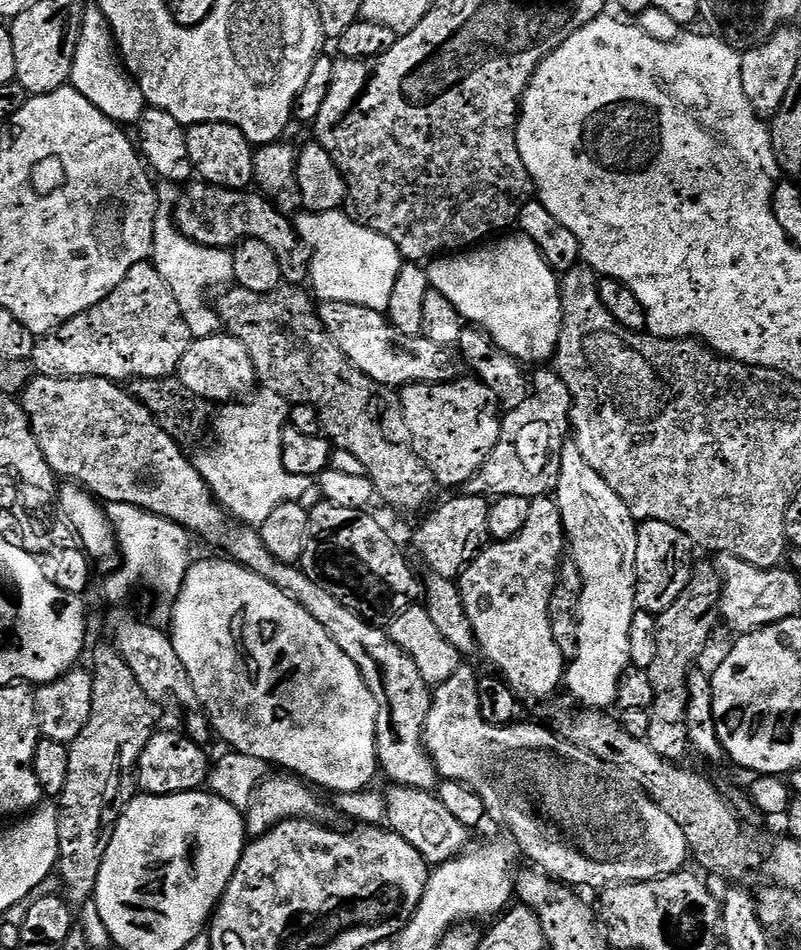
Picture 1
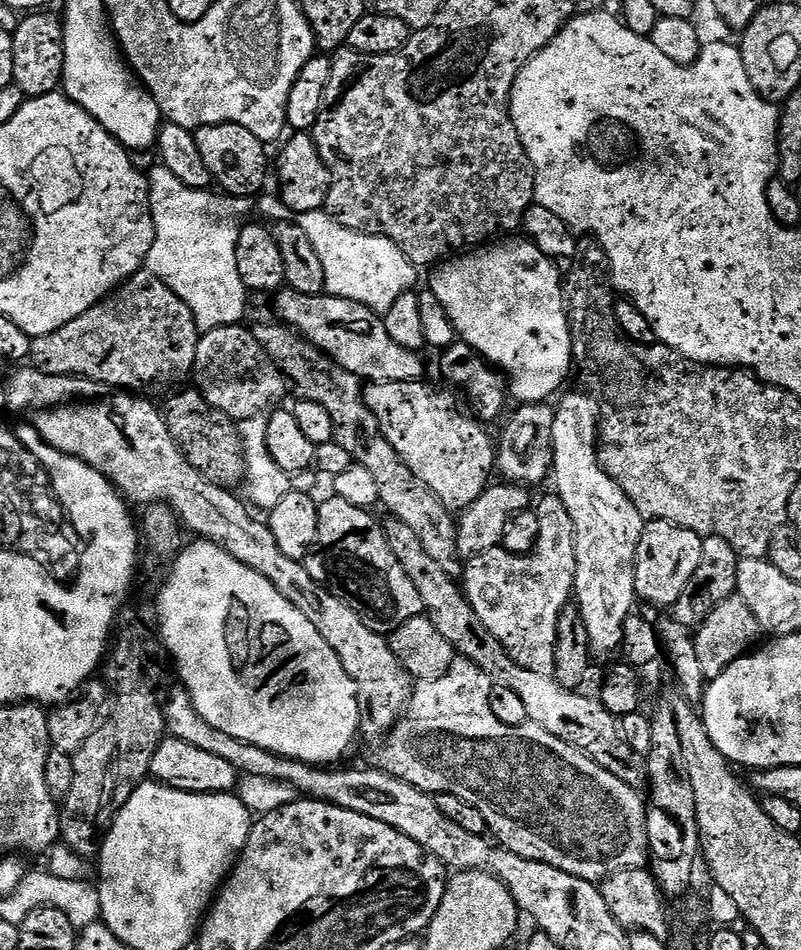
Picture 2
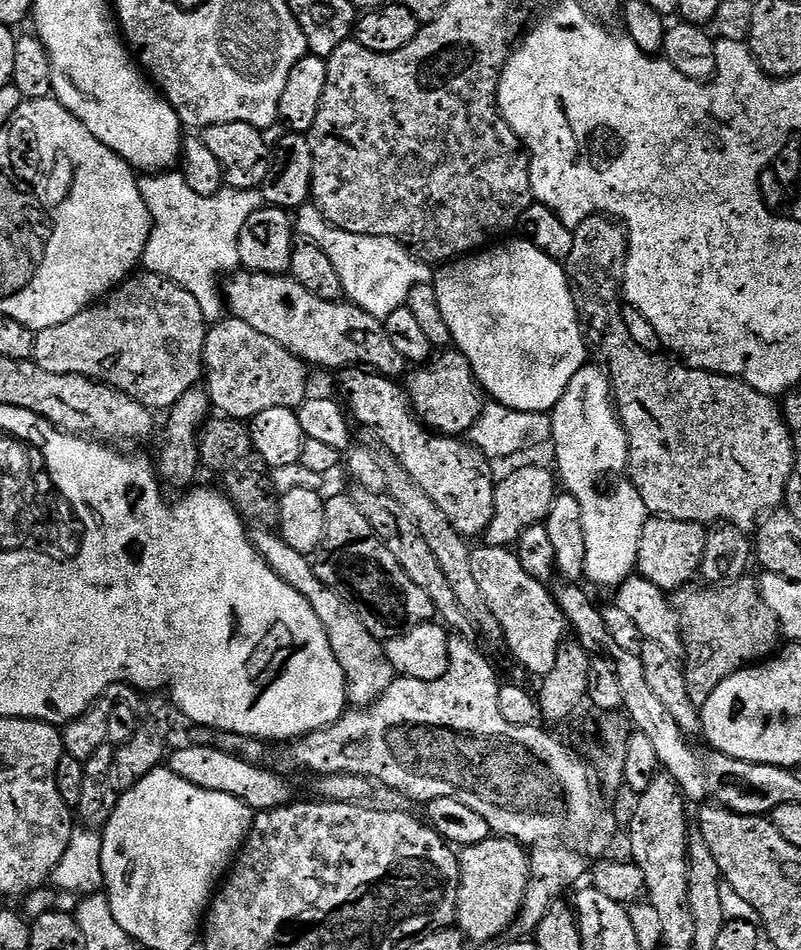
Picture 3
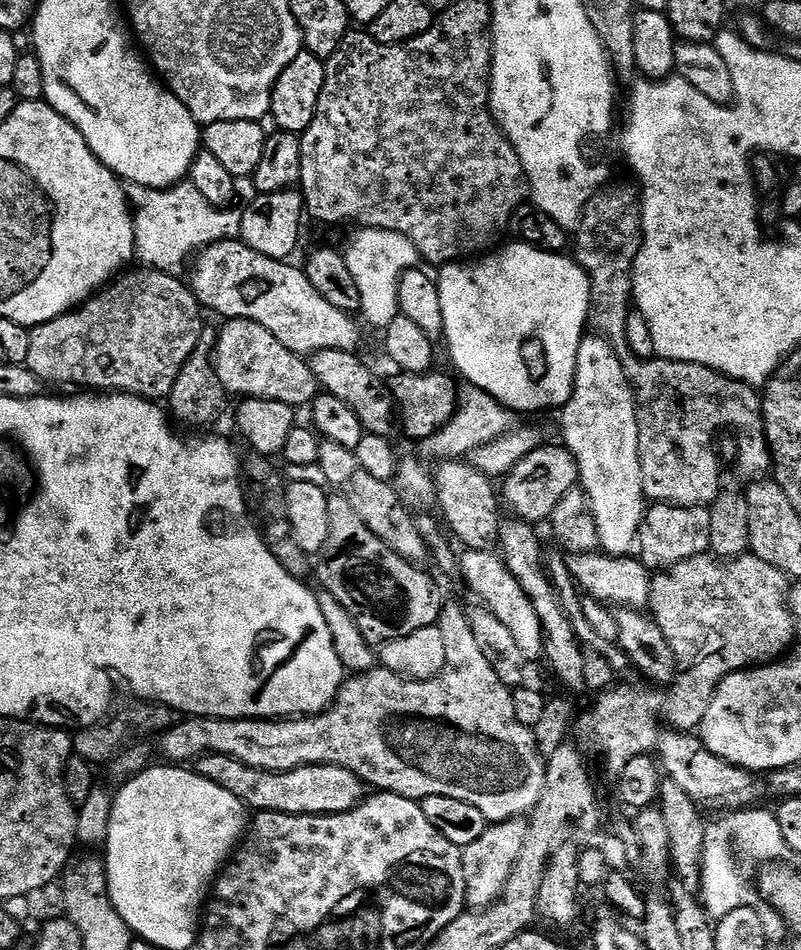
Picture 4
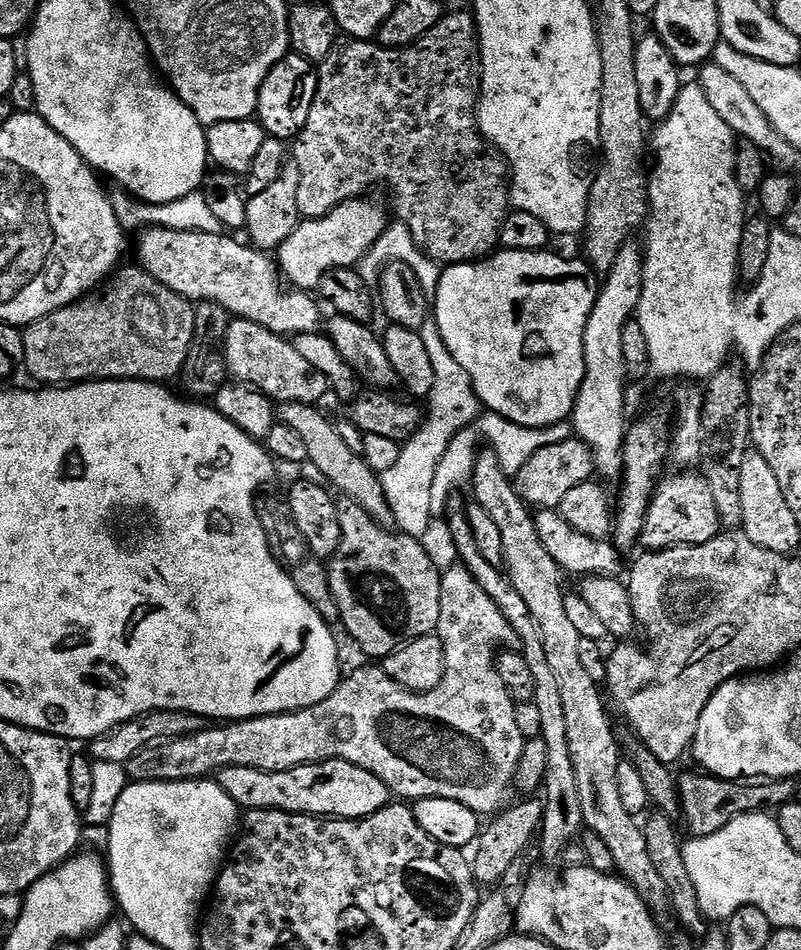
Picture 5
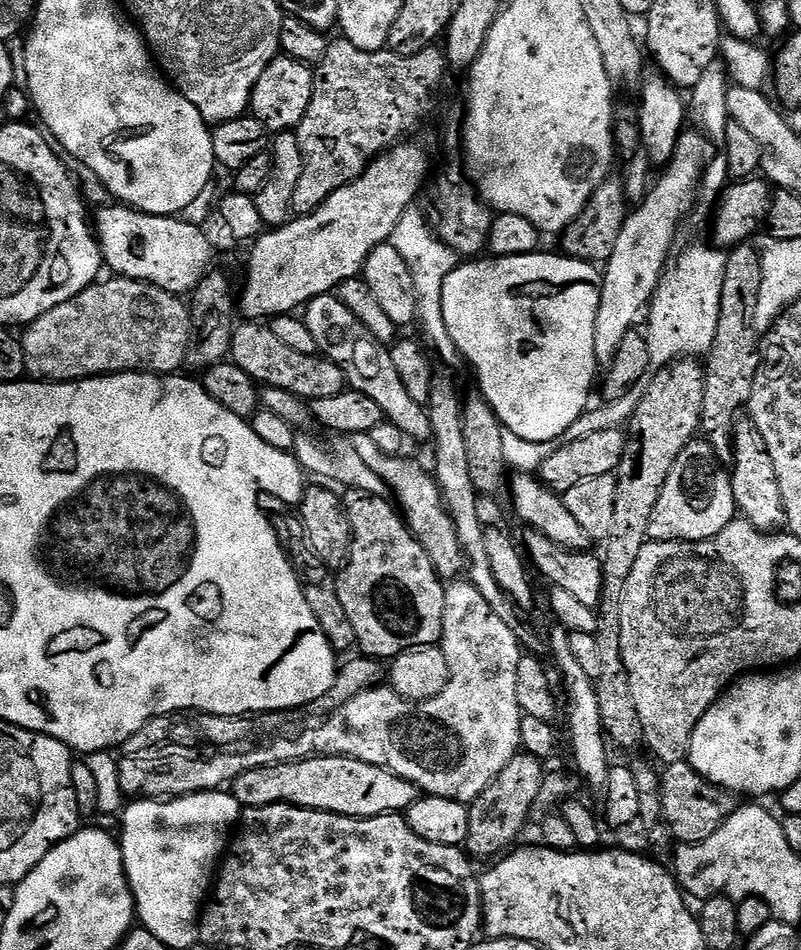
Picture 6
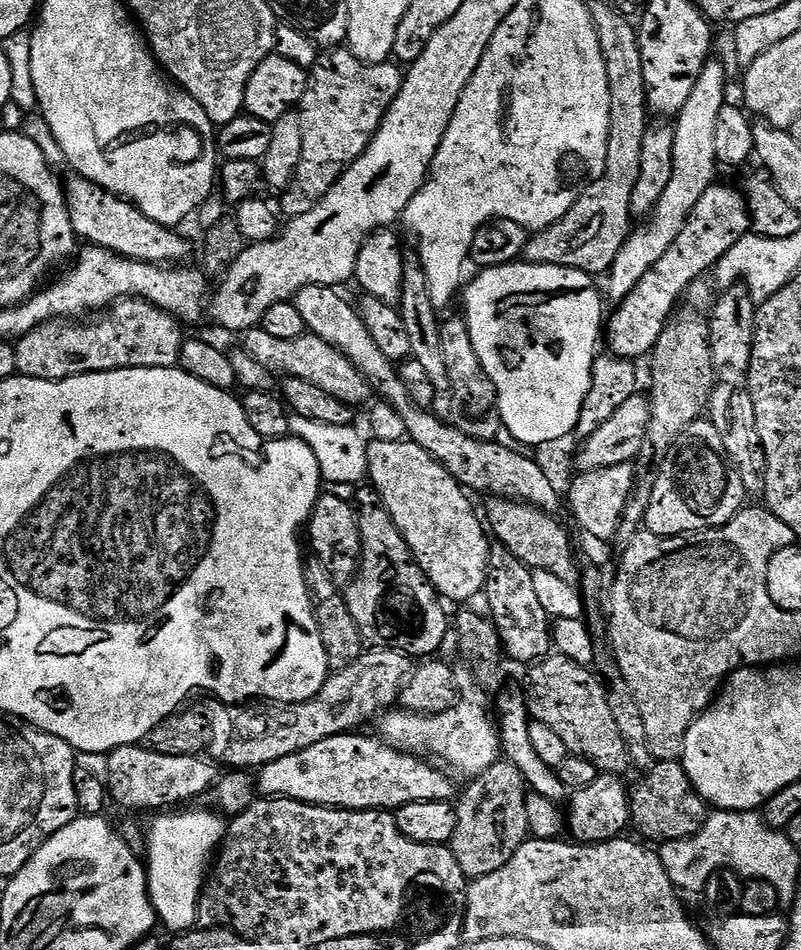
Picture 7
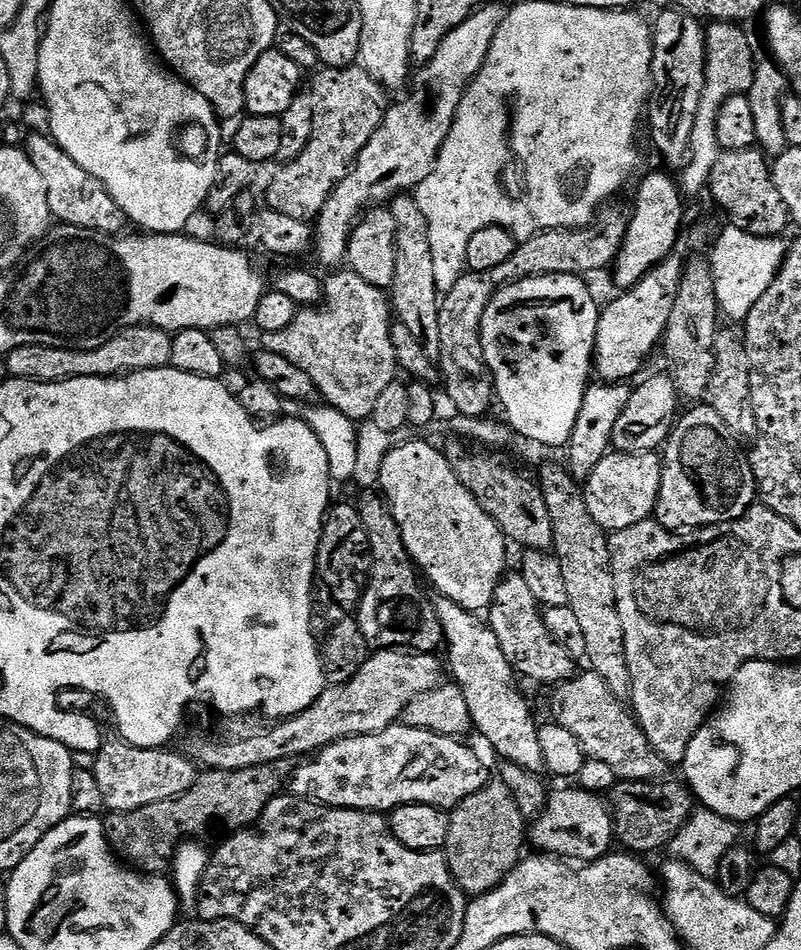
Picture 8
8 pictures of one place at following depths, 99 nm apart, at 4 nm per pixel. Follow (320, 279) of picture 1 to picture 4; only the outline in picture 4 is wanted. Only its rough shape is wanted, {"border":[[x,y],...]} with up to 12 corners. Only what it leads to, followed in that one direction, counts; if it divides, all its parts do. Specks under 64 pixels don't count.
{"border":[[365,228],[343,253],[363,323],[400,315],[398,282],[417,267],[402,234]]}

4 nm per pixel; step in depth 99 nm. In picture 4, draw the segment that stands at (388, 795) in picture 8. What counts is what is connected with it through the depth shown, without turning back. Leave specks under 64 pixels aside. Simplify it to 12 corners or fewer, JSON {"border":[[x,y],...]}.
{"border":[[228,756],[194,771],[245,808],[329,816],[356,807],[366,785],[315,764],[260,772]]}

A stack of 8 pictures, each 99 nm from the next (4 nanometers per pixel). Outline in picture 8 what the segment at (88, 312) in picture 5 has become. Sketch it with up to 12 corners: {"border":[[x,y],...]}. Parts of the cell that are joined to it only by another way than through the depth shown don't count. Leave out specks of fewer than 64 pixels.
{"border":[[127,328],[89,352],[22,346],[14,380],[56,384],[167,368],[172,336]]}

